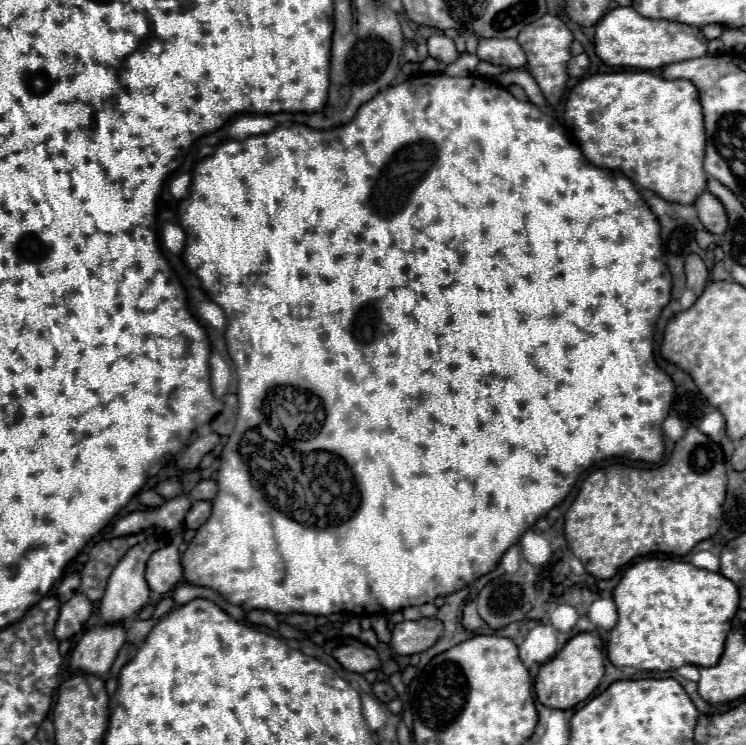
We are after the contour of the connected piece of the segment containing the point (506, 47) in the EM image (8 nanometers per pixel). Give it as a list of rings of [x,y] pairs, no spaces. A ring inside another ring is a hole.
[[[480,38],[476,56],[490,64],[500,64],[508,68],[522,68],[526,60],[520,44],[510,38]]]

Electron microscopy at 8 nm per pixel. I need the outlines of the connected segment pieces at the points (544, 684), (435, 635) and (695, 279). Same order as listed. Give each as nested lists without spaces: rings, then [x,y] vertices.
[[[580,632],[572,636],[552,660],[540,666],[540,672],[534,682],[536,698],[548,708],[560,708],[560,710],[574,708],[578,702],[586,700],[596,690],[602,676],[604,676],[602,640],[596,634]]]
[[[420,618],[414,622],[400,622],[392,630],[392,648],[398,656],[410,656],[428,650],[440,638],[444,626],[438,618]]]
[[[690,254],[686,258],[686,286],[696,292],[696,296],[704,290],[708,282],[708,270],[698,254]]]

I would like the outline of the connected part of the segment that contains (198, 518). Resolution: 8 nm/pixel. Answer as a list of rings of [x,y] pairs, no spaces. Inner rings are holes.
[[[210,500],[194,502],[190,512],[188,512],[188,516],[186,516],[186,528],[192,528],[192,530],[200,528],[208,520],[210,512],[212,512],[212,502]]]

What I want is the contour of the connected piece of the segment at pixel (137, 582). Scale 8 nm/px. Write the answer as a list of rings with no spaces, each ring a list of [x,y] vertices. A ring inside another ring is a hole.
[[[150,536],[146,538],[144,542],[132,546],[124,558],[116,564],[114,572],[110,574],[108,578],[108,586],[106,586],[106,594],[104,598],[100,600],[100,616],[102,620],[124,620],[136,612],[142,610],[142,606],[148,604],[148,598],[150,598],[150,588],[144,580],[144,568],[146,568],[146,562],[148,562],[148,556],[152,556],[152,552],[156,552],[158,548],[164,548],[166,546],[166,540],[164,538],[156,538],[156,536]]]

